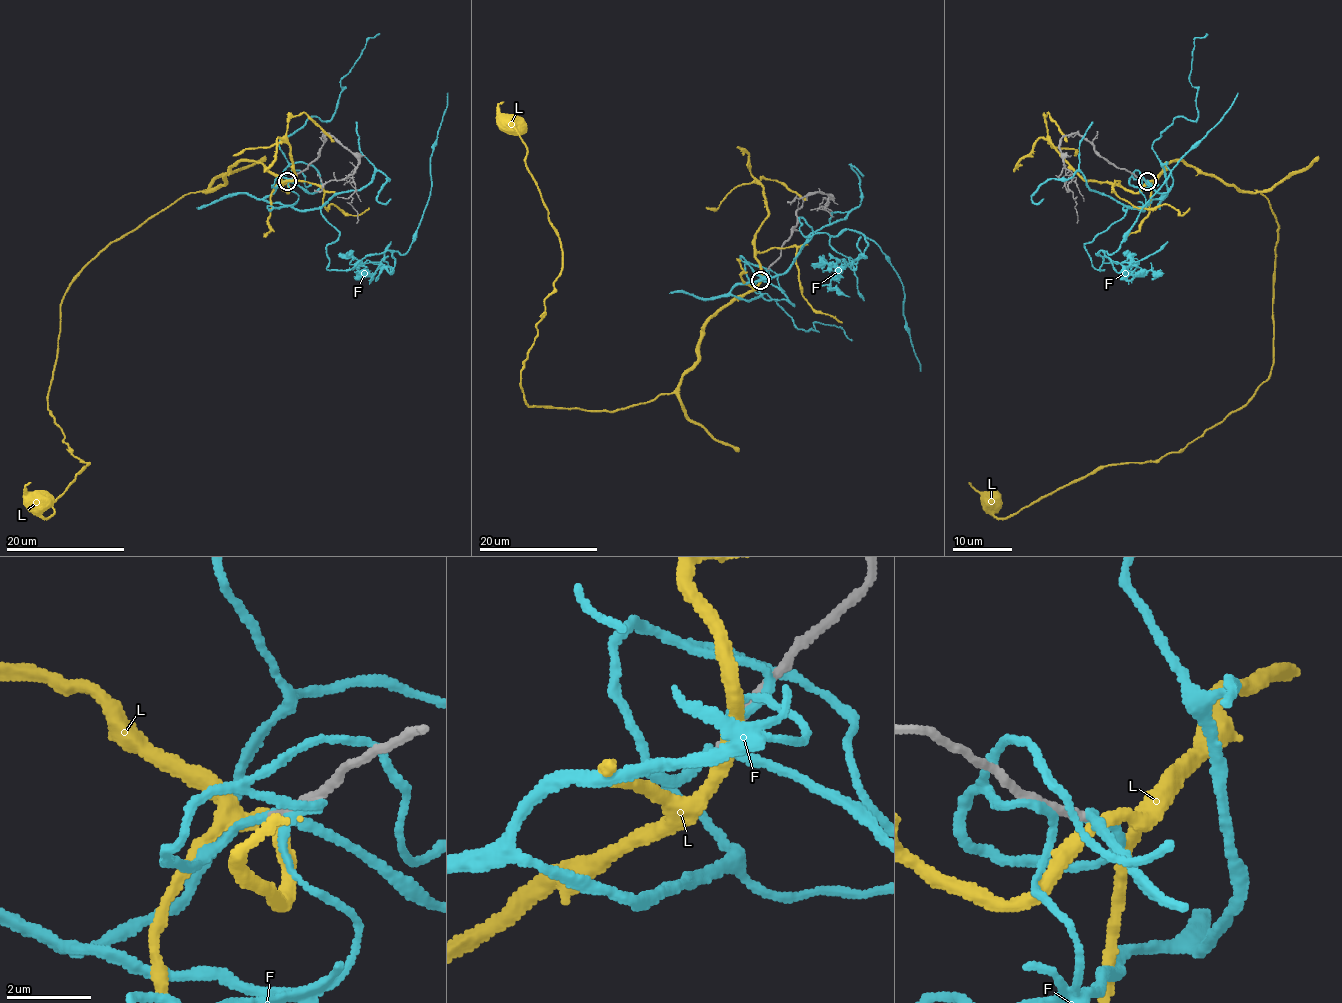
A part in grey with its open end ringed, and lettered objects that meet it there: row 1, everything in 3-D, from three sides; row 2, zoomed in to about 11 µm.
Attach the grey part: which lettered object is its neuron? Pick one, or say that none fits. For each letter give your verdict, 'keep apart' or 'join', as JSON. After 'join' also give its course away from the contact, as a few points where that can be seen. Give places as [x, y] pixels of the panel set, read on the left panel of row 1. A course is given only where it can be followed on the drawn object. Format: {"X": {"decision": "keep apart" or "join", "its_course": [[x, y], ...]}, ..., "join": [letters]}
{"F": {"decision": "keep apart"}, "L": {"decision": "keep apart"}, "join": []}

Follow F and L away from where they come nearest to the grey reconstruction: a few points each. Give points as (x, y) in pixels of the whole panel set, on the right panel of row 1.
F: (1147, 180), (1129, 182), (1138, 179), (1142, 210), (1085, 246), (1096, 269), (1096, 253), (1119, 247), (1237, 93)
L: (1147, 182), (1184, 161), (1268, 201), (1270, 376), (1177, 452), (1099, 467), (1007, 517), (991, 498)

